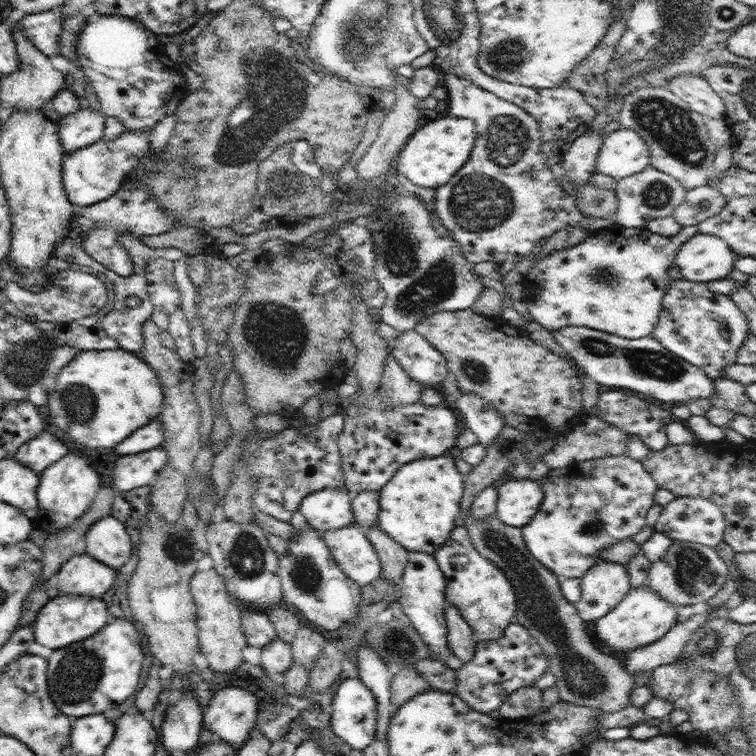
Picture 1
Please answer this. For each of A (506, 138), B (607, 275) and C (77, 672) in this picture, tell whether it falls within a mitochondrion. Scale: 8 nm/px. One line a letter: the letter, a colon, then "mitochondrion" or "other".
A: mitochondrion
B: mitochondrion
C: mitochondrion

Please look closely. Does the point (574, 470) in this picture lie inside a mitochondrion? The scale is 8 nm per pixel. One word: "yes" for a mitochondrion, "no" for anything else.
no

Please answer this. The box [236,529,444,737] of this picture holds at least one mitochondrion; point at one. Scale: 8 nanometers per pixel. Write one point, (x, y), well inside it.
(397, 643)

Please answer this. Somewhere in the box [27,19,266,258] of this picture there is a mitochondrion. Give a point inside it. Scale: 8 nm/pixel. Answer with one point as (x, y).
(96, 225)

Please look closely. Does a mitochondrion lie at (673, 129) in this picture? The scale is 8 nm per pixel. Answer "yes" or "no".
yes

